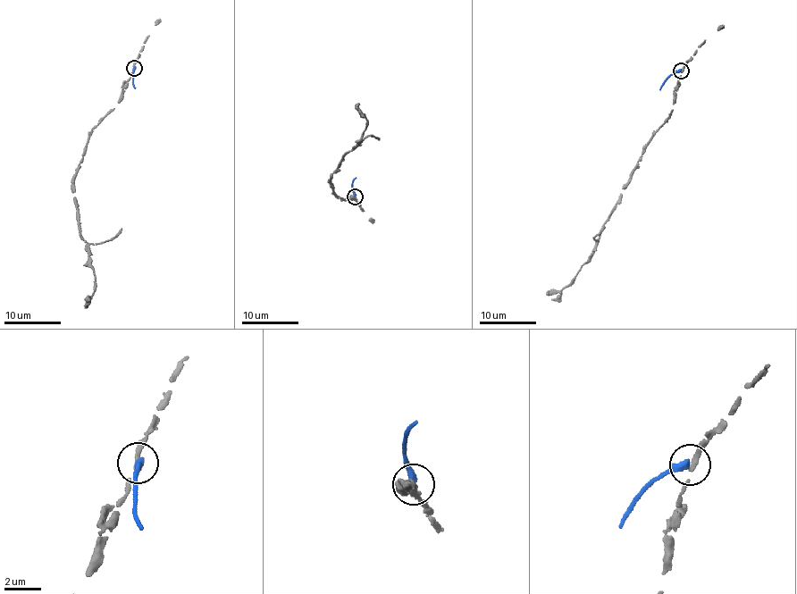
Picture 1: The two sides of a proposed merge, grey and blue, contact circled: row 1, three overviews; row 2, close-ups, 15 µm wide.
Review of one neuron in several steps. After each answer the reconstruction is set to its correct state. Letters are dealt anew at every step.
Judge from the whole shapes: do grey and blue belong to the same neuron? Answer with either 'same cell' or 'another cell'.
another cell

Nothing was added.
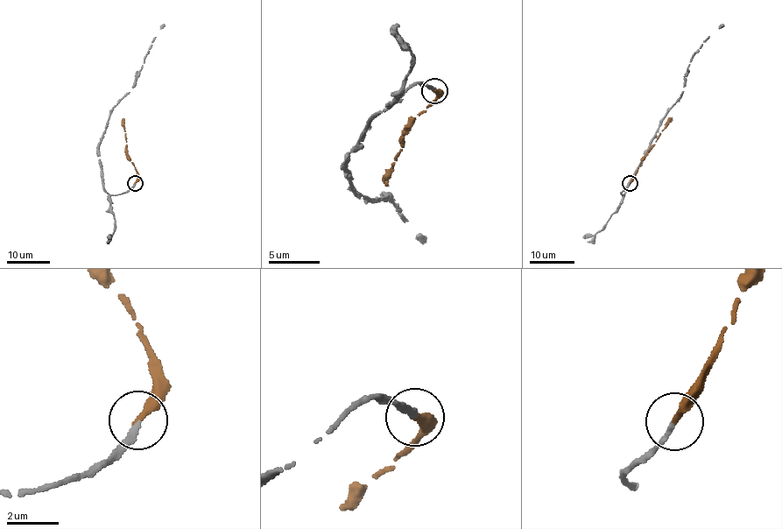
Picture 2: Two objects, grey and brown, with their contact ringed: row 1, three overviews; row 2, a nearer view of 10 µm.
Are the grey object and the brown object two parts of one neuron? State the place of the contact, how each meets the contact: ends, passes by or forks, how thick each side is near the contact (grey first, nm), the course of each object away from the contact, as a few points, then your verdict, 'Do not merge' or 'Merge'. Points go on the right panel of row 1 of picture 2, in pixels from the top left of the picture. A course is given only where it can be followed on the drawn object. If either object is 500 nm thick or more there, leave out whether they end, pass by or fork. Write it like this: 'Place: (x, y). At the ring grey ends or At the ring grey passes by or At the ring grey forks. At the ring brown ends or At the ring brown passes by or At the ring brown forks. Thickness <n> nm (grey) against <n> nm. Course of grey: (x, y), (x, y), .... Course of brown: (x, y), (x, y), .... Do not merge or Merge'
Place: (630, 183). At the ring grey ends. At the ring brown ends. Thickness 180 nm (grey) against 280 nm. Course of grey: (629, 183), (620, 192), (623, 194), (665, 114), (682, 94), (692, 54), (723, 24). Course of brown: (630, 183), (641, 160), (672, 118). Merge

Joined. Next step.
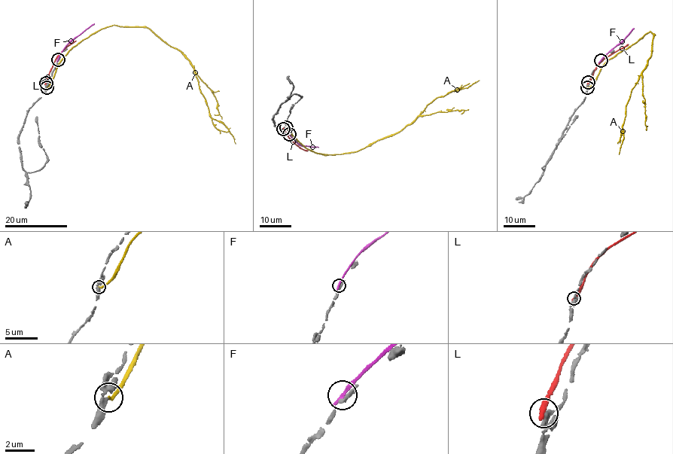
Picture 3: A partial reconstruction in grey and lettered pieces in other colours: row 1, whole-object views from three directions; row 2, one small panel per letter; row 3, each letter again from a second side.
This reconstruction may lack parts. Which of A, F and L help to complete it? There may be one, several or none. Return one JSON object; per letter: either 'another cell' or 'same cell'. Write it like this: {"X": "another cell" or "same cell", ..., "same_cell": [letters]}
{"A": "another cell", "F": "another cell", "L": "another cell", "same_cell": []}

